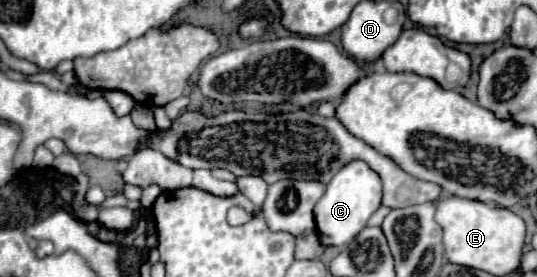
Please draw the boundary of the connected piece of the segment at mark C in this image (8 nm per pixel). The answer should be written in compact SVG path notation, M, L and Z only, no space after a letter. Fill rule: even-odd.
M348 162L342 166L334 178L328 182L326 192L322 194L320 202L314 208L316 226L322 236L324 246L346 246L352 242L360 230L366 226L368 218L378 210L382 198L382 182L380 176L366 164L366 162Z

